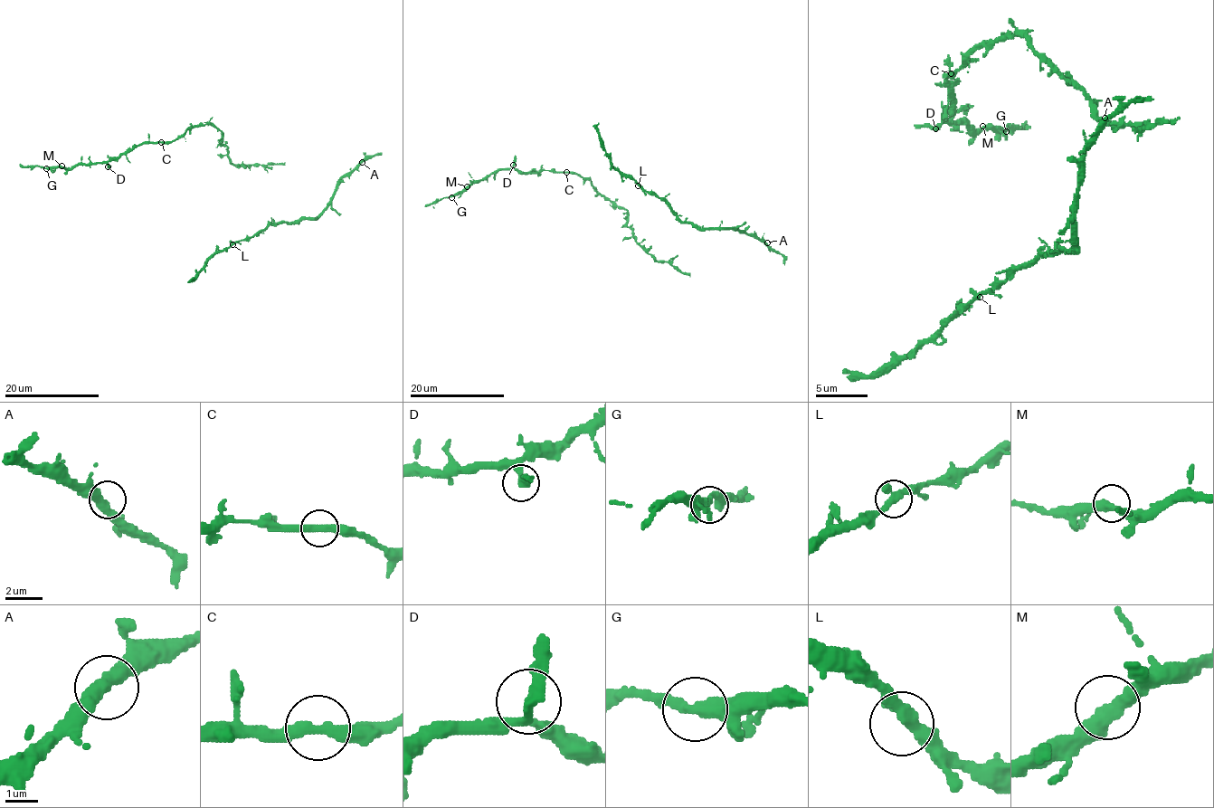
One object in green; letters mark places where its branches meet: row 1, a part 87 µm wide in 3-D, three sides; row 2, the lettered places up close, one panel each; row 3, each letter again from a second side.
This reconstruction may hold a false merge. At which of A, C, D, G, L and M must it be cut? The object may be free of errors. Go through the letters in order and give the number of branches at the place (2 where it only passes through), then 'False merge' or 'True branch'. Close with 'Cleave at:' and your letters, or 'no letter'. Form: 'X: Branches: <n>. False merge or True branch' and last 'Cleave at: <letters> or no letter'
A: Branches: 2. True branch
C: Branches: 2. True branch
D: Branches: 2. True branch
G: Branches: 2. True branch
L: Branches: 2. True branch
M: Branches: 2. True branch
Cleave at: no letter

